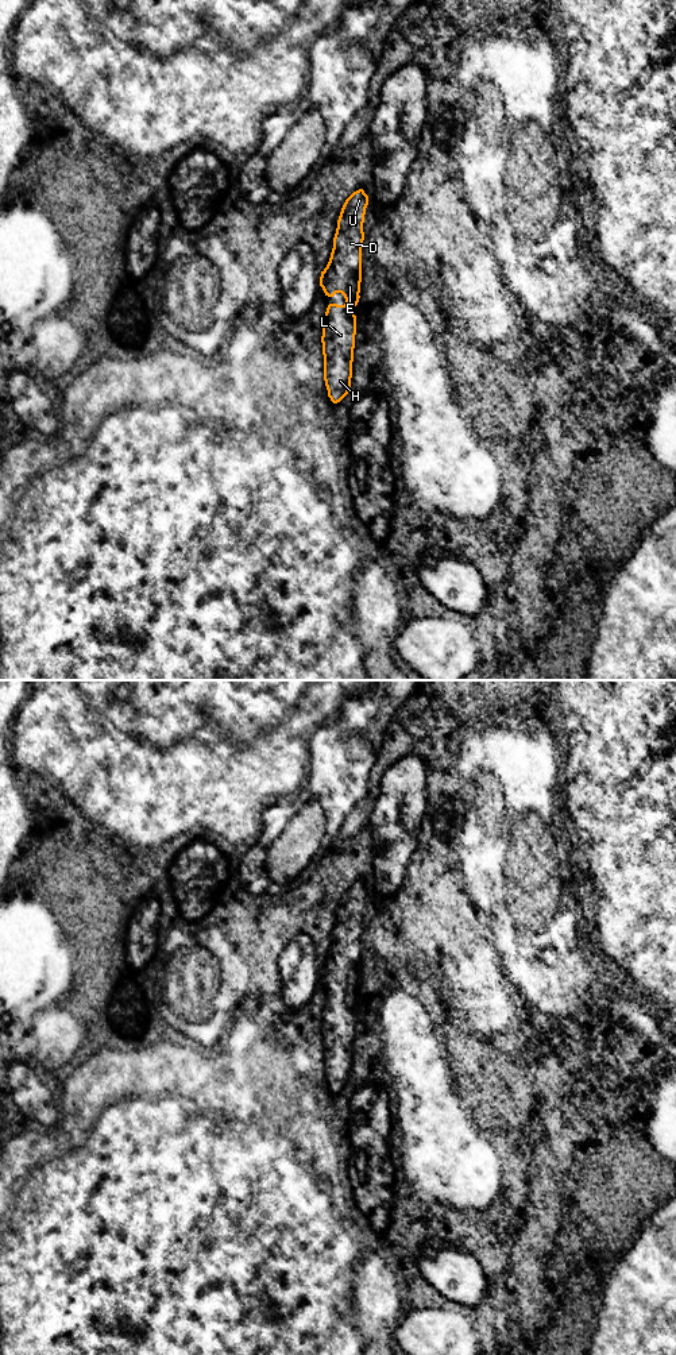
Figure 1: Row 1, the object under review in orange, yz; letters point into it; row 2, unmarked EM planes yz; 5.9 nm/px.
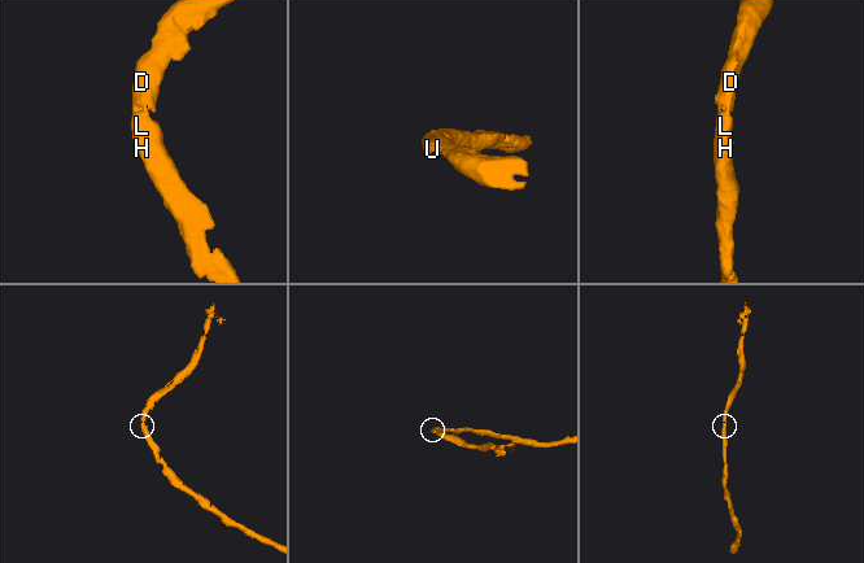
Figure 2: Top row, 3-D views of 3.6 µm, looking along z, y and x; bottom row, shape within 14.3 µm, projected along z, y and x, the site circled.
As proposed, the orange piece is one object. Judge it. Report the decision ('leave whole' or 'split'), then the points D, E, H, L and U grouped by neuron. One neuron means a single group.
leave whole; groups D E H L U

